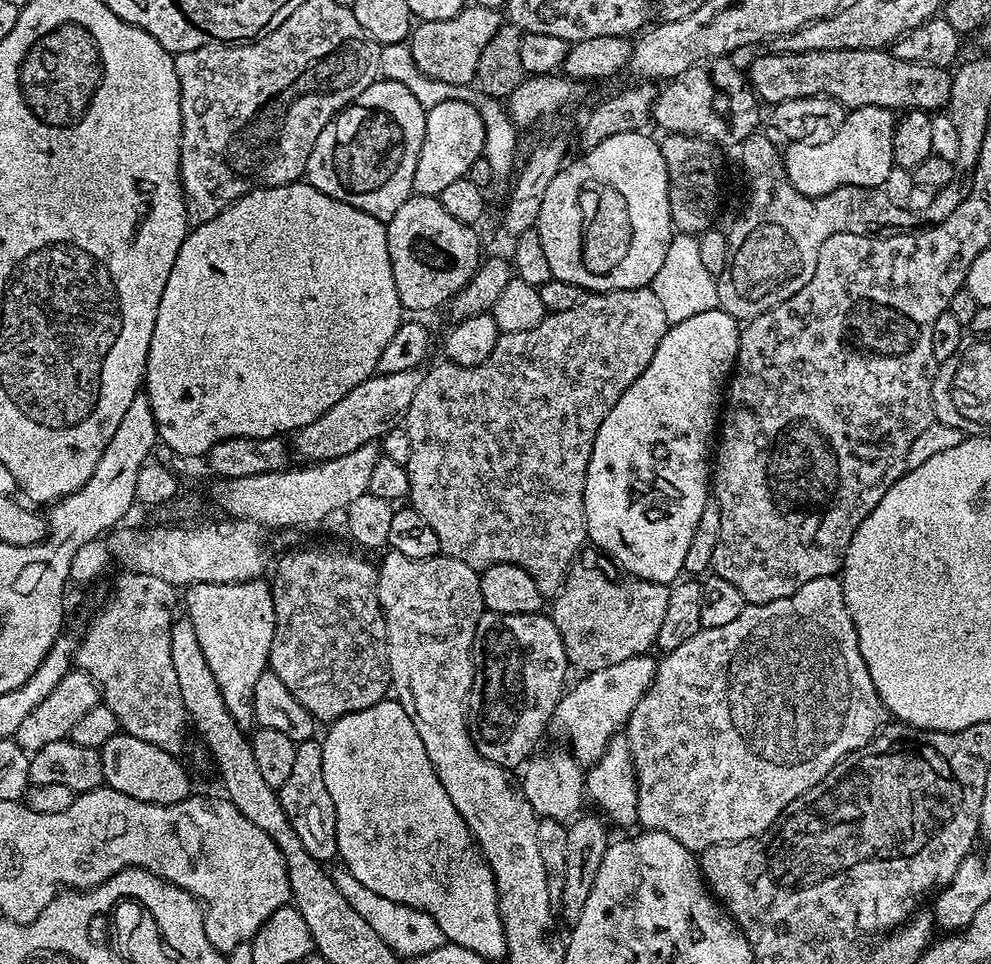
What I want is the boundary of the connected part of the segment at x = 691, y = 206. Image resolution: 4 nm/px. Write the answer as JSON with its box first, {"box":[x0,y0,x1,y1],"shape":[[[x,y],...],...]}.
{"box":[659,135,724,234],"shape":[[[665,135],[659,141],[660,153],[668,171],[668,197],[672,226],[680,234],[699,234],[717,223],[716,211],[720,208],[720,167],[724,160],[720,157],[721,149],[711,140],[702,140],[699,136]]]}

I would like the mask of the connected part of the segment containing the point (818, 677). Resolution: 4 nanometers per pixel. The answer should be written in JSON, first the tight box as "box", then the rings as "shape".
{"box":[626,576,886,854],"shape":[[[823,576],[806,582],[794,594],[778,598],[765,604],[748,604],[726,626],[701,628],[694,638],[682,642],[678,650],[667,653],[656,665],[656,677],[646,694],[634,706],[626,725],[626,737],[632,751],[633,766],[636,768],[638,820],[645,829],[665,832],[670,838],[678,838],[682,846],[697,854],[715,844],[742,842],[762,834],[786,810],[790,802],[797,800],[810,790],[844,756],[854,750],[865,748],[885,723],[886,709],[880,701],[878,690],[866,670],[866,662],[860,653],[856,627],[844,601],[844,591],[836,576]]]}

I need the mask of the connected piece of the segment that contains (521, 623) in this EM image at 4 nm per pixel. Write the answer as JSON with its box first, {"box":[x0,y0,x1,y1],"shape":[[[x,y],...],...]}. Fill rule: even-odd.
{"box":[468,611,570,770],"shape":[[[484,611],[474,630],[472,647],[474,678],[468,694],[468,729],[476,752],[490,762],[509,770],[519,769],[537,751],[540,735],[553,723],[560,697],[566,691],[564,679],[570,673],[566,650],[562,646],[562,634],[554,626],[551,615],[543,611],[530,614],[498,614]]]}

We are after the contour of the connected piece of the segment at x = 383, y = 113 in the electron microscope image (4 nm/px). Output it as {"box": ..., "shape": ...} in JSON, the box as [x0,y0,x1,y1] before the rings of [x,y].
{"box":[307,78,426,222],"shape":[[[378,78],[318,134],[308,159],[307,183],[387,222],[414,192],[414,170],[426,134],[425,108],[401,83]]]}

